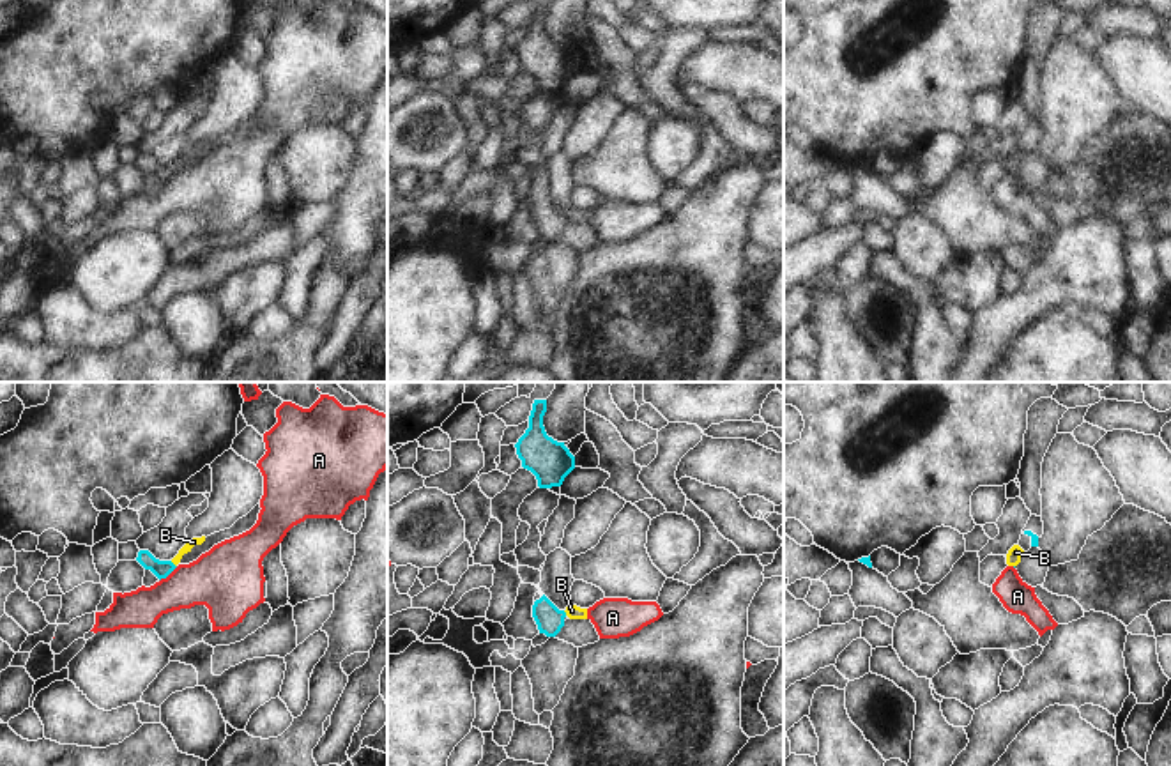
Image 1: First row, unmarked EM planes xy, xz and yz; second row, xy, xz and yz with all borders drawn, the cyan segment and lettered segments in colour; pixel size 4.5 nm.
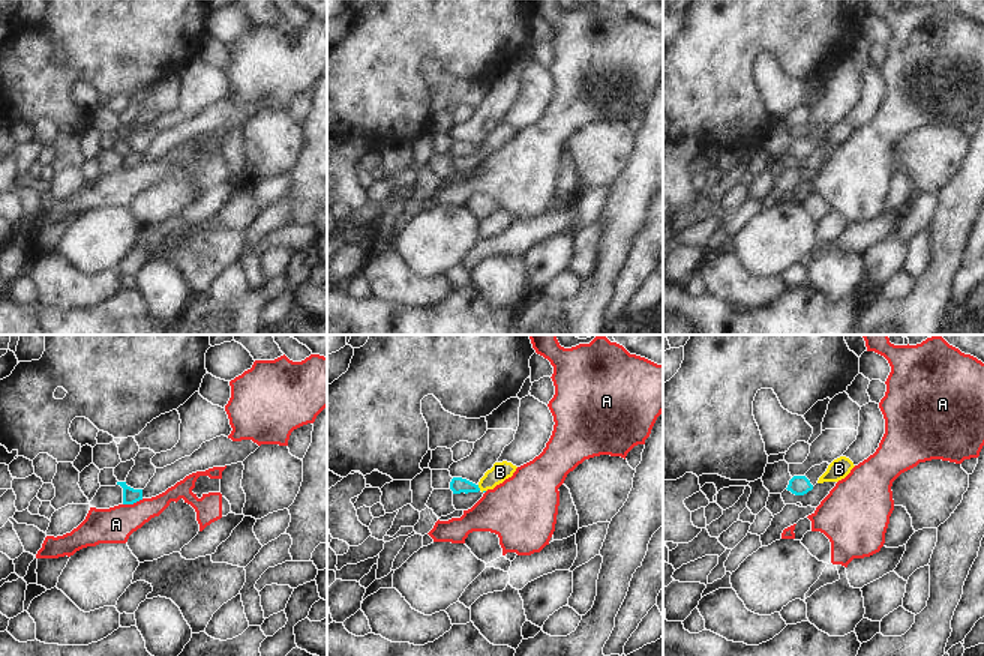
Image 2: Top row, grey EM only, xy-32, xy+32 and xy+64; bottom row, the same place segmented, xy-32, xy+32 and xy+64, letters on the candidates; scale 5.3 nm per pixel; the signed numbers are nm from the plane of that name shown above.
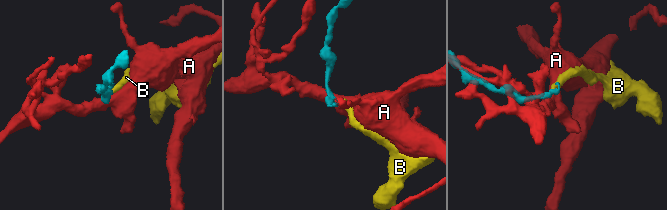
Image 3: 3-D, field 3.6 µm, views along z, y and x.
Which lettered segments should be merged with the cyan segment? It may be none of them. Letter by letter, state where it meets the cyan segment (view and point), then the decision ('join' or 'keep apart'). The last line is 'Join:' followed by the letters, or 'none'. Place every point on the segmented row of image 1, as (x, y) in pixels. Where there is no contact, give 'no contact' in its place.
A: meets cyan in xy at (168, 574); keep apart
B: meets cyan in xy at (174, 565); join
Join: B

